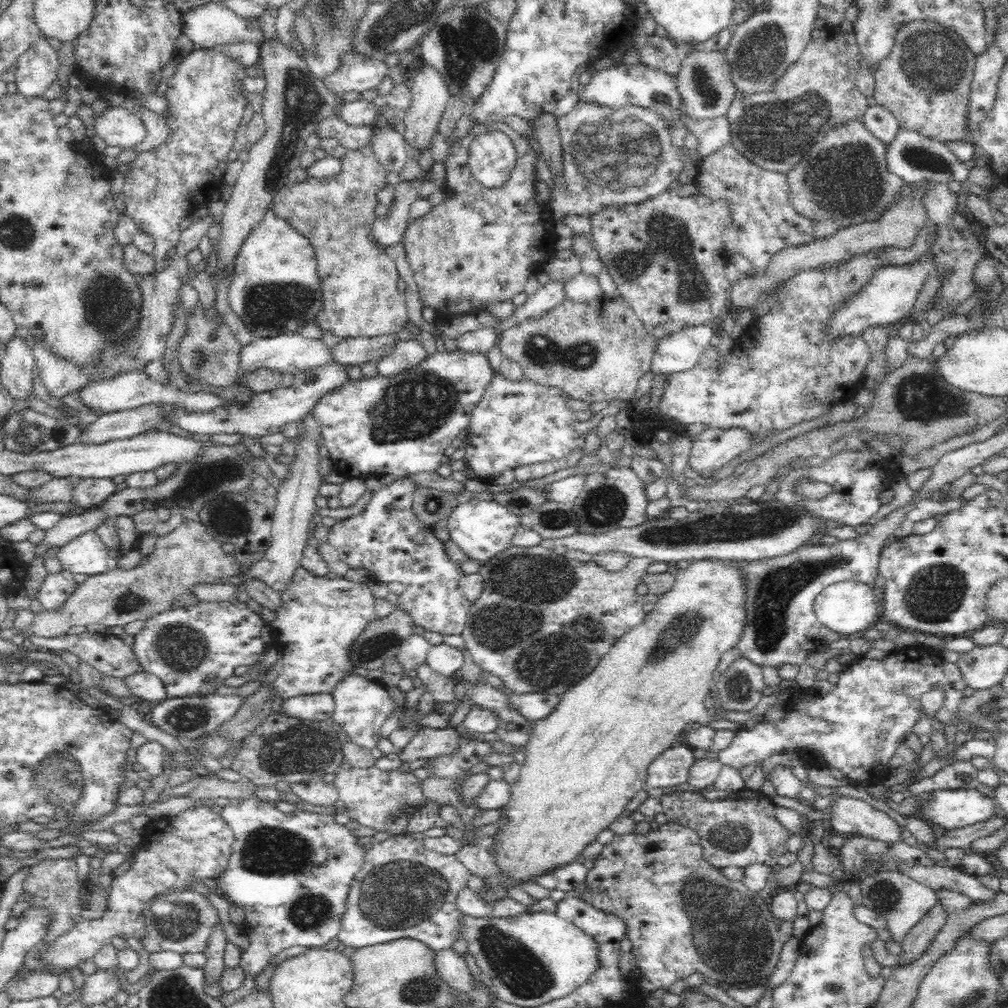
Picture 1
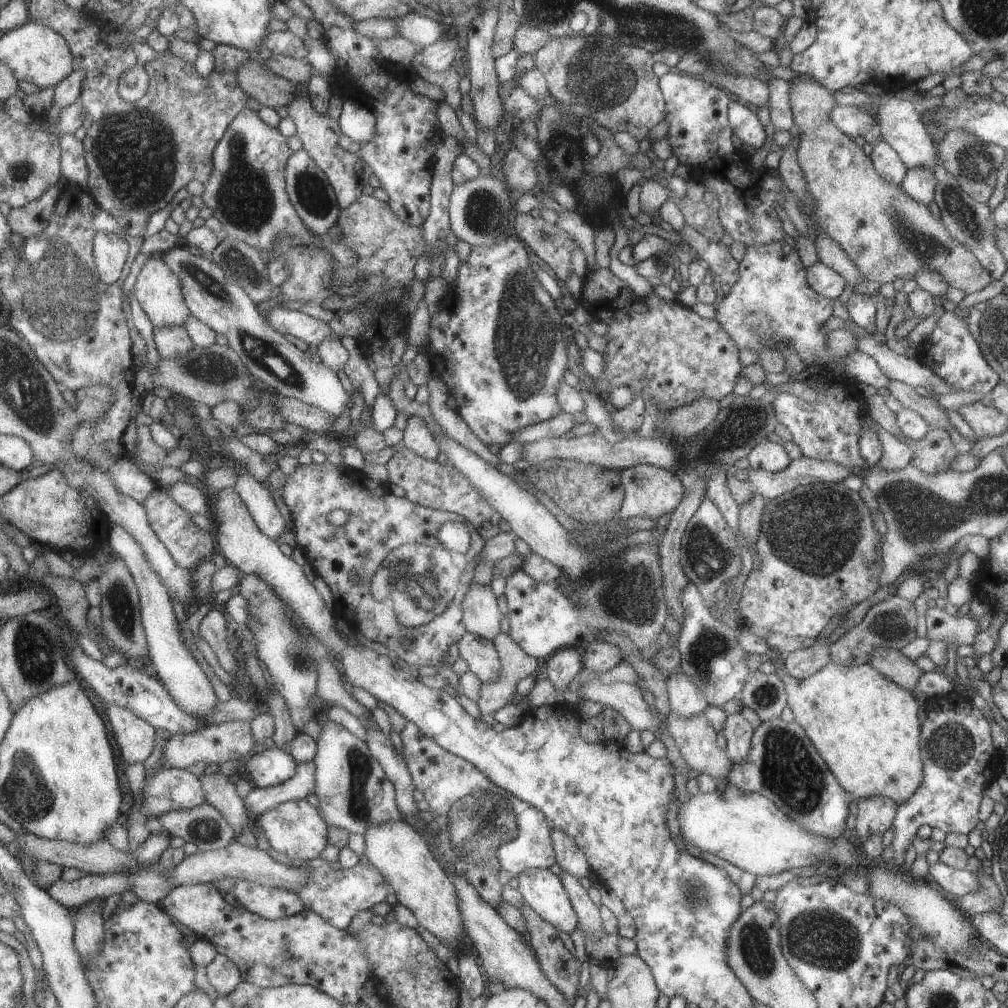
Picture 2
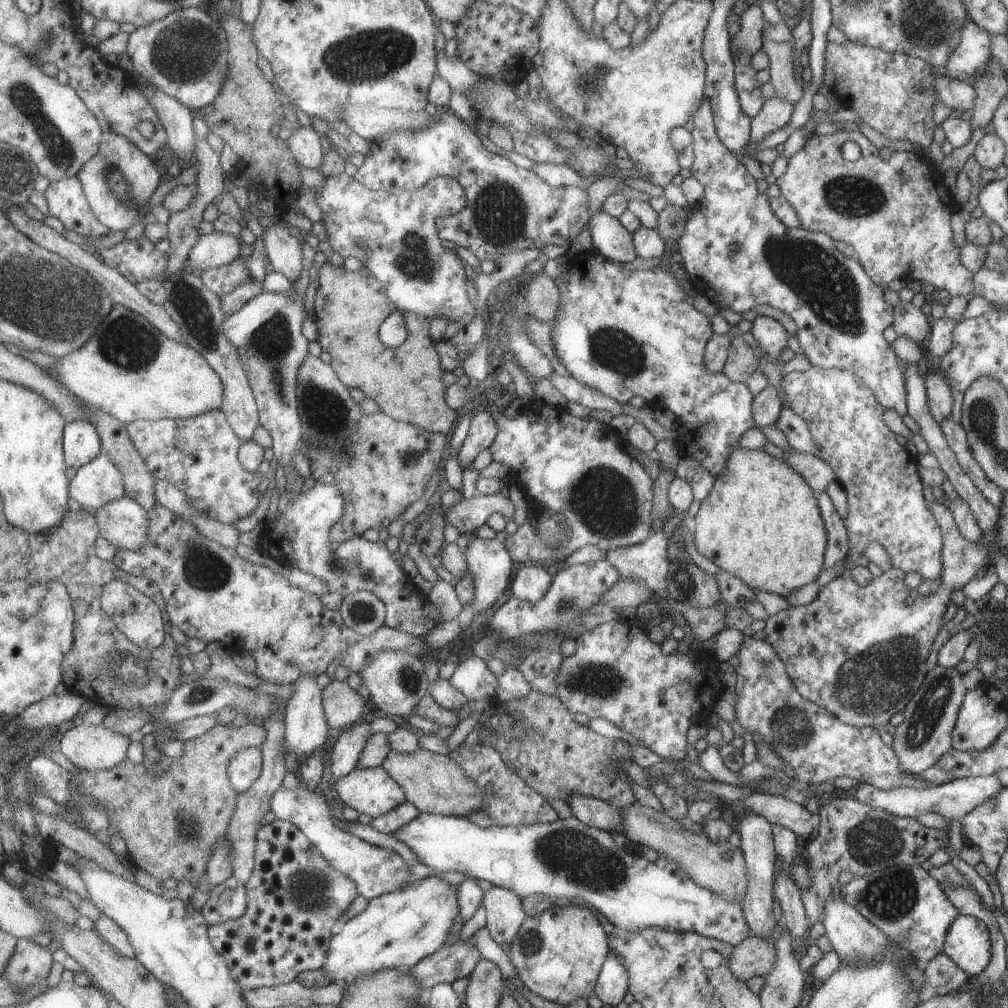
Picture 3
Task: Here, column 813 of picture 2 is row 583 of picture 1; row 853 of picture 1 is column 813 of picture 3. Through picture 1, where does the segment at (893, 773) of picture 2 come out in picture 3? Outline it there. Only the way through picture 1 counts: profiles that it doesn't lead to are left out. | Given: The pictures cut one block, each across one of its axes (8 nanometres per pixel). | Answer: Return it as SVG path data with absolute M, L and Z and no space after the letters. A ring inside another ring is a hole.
M735 448L719 476L714 477L707 496L701 500L691 521L694 546L701 556L717 568L730 572L755 590L777 594L784 599L790 592L815 581L823 566L825 527L817 506L816 495L797 472L785 461L765 451Z

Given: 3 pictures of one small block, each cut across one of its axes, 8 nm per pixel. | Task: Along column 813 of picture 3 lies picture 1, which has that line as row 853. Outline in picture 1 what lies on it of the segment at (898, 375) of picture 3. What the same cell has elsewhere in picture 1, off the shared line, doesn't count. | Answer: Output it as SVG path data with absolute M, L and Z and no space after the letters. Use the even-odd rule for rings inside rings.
M258 797L232 800L219 812L234 832L231 855L226 870L221 872L219 889L229 903L234 902L245 910L244 932L251 943L243 950L239 965L255 981L264 970L268 970L274 956L283 950L298 945L318 948L337 938L352 882L364 866L367 850L360 844L360 837L346 825L338 824L332 815L320 815L320 812L303 814L299 809L284 814Z

